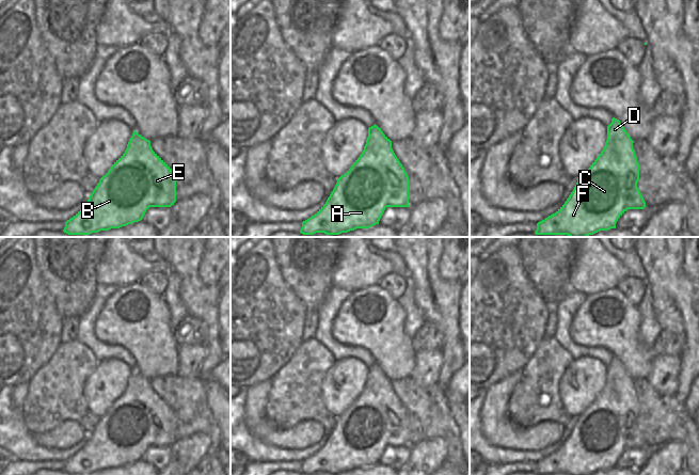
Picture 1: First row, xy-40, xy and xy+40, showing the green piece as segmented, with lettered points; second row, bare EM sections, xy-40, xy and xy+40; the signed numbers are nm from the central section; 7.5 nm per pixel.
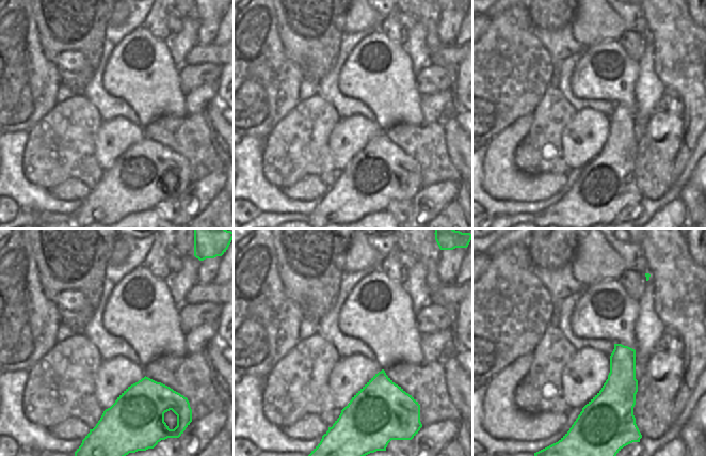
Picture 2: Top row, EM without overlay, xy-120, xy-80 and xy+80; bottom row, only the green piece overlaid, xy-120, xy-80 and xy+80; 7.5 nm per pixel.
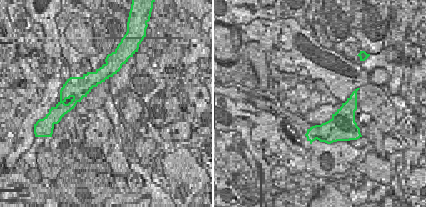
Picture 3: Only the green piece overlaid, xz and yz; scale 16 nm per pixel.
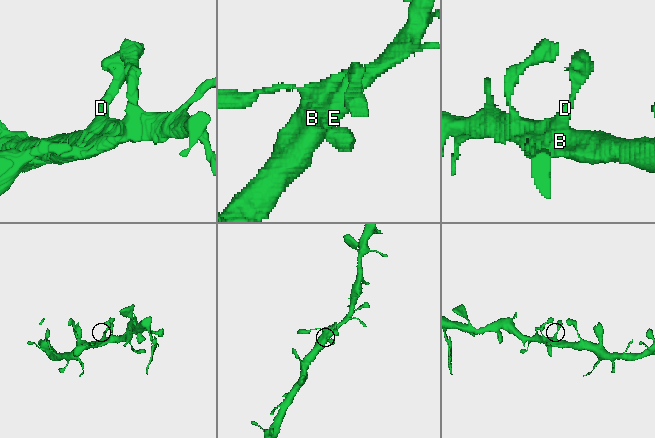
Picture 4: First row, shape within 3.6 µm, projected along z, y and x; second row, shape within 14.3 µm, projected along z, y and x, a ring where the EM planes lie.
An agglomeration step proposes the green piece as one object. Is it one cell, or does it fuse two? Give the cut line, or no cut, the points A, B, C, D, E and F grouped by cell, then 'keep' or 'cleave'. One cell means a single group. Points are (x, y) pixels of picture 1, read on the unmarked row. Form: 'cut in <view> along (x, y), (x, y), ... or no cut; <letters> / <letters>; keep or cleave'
no cut; A B C D E F; keep

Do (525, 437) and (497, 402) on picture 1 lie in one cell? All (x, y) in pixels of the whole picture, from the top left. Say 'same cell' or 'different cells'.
same cell

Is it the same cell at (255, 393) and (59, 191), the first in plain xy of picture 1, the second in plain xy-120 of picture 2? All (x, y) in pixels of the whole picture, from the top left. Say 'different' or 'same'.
same

